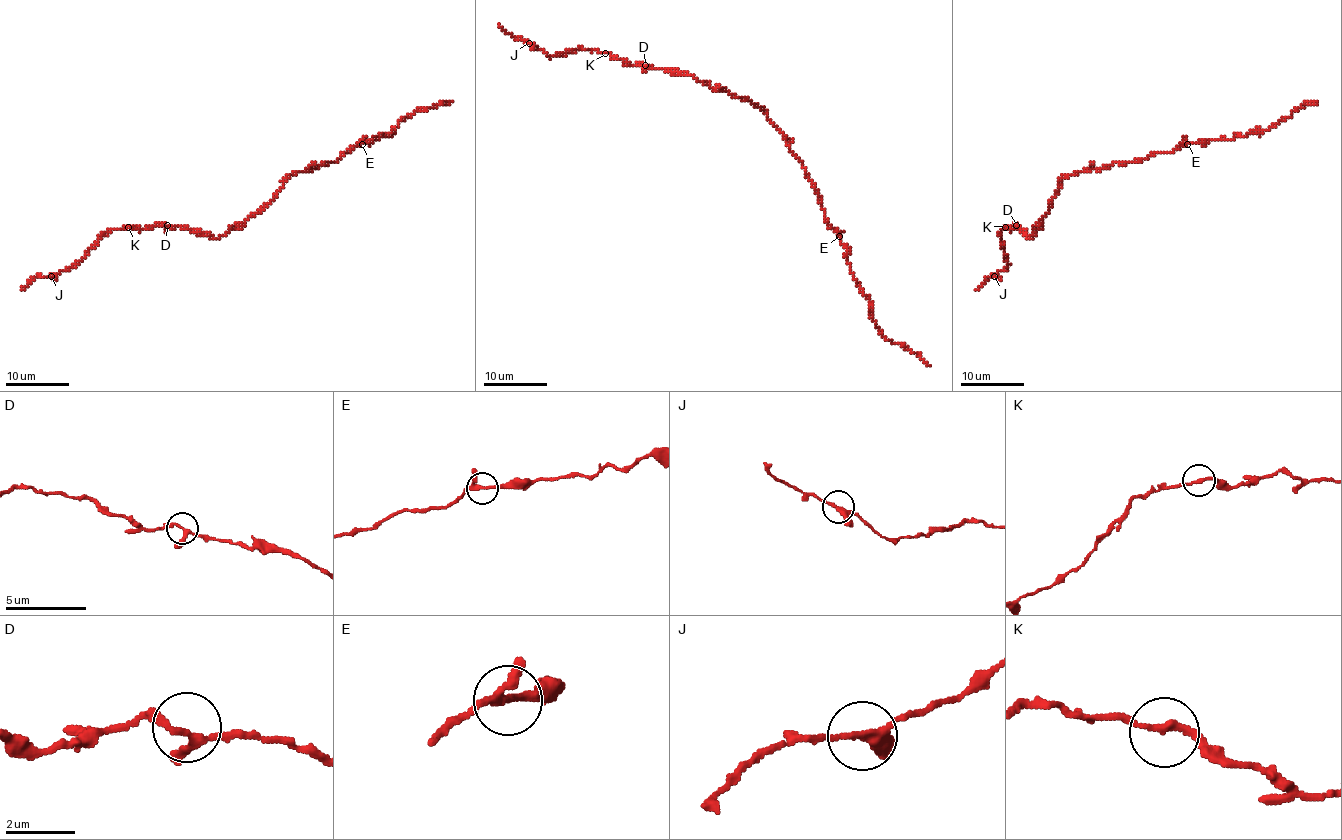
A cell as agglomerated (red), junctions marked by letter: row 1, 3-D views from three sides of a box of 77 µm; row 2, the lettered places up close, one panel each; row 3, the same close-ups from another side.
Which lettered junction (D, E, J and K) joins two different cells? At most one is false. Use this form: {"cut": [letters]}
{"cut": []}

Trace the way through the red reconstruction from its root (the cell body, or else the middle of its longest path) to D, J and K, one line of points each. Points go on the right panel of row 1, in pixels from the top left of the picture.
D: (1062, 180), (1048, 212), (1029, 238), (1016, 225)
J: (1062, 180), (1048, 212), (1029, 238), (1016, 223), (1013, 228), (1005, 227), (1000, 231), (1006, 267), (994, 276)
K: (1062, 180), (1048, 212), (1029, 238), (1016, 223), (1013, 228), (1005, 227)

